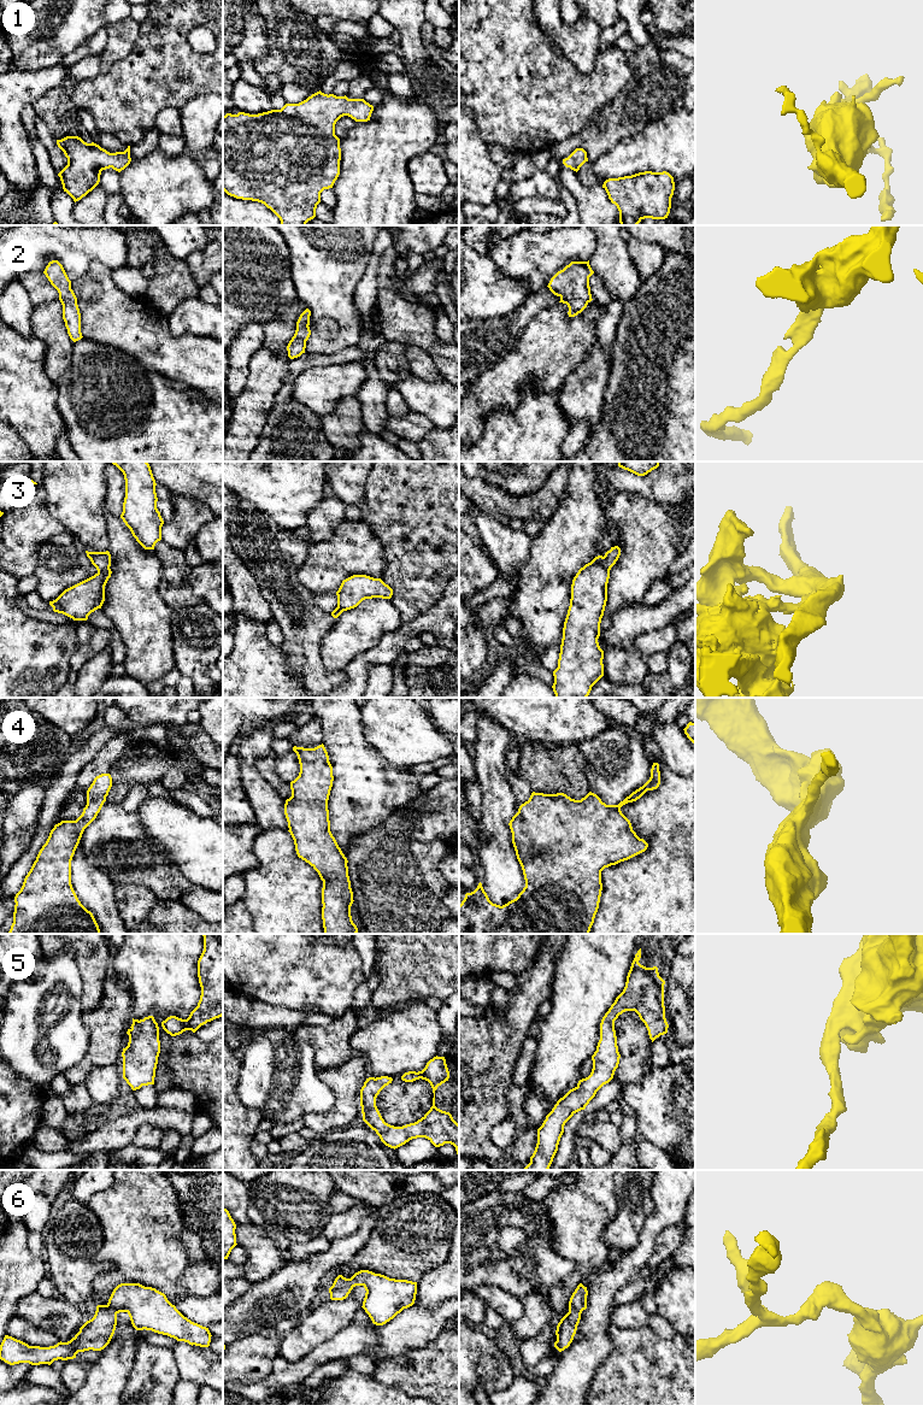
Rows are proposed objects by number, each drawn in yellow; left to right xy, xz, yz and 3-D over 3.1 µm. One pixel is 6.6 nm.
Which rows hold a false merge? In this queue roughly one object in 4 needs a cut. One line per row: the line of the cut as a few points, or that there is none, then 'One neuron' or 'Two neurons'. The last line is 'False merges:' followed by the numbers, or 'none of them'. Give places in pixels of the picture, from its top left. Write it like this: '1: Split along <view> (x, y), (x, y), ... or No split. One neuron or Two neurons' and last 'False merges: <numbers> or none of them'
1: No split. One neuron
2: No split. One neuron
3: Split along yz (603, 557), (603, 564), (609, 571). Two neurons
4: No split. One neuron
5: No split. One neuron
6: No split. One neuron
False merges: 3

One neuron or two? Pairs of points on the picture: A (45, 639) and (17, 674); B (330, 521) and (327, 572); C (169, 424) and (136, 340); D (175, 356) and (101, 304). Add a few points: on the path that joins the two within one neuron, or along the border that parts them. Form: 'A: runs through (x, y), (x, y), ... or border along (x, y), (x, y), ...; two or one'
A: runs through (41, 647), (23, 665); one
B: border along (345, 519), (327, 539), (310, 545); two
C: border along (122, 350), (170, 381); two
D: runs through (157, 345), (135, 327), (119, 321); one

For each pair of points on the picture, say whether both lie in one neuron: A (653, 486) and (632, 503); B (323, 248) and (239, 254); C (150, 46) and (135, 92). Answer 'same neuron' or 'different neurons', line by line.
A: different neurons
B: different neurons
C: same neuron

